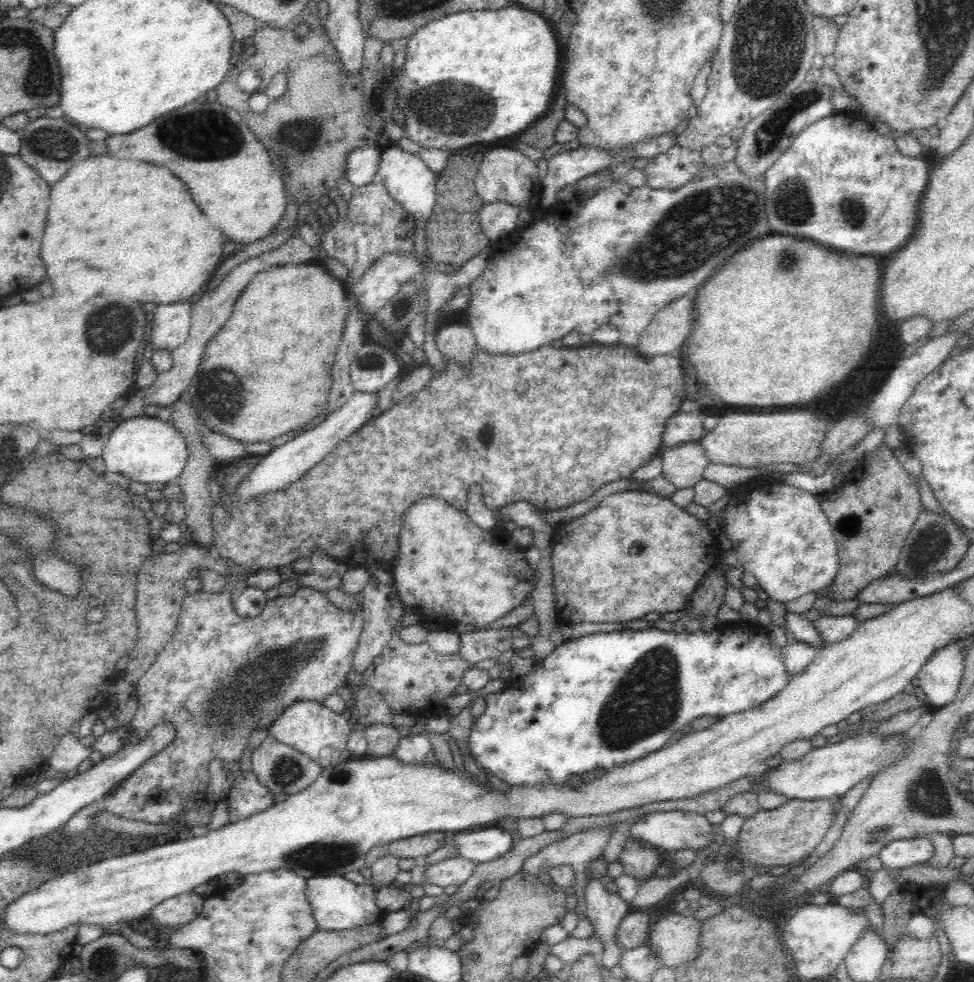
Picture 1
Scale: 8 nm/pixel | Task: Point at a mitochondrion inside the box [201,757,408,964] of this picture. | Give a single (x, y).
(314, 857)

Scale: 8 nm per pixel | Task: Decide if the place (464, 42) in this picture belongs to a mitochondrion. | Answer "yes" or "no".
no

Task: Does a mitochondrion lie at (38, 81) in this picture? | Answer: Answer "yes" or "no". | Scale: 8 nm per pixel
yes

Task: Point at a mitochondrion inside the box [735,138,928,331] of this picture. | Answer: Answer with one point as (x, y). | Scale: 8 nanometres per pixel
(792, 204)

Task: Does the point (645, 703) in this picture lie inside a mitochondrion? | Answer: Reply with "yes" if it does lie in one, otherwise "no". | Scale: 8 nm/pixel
yes

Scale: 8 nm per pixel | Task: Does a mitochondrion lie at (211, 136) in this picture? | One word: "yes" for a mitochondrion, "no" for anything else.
yes

